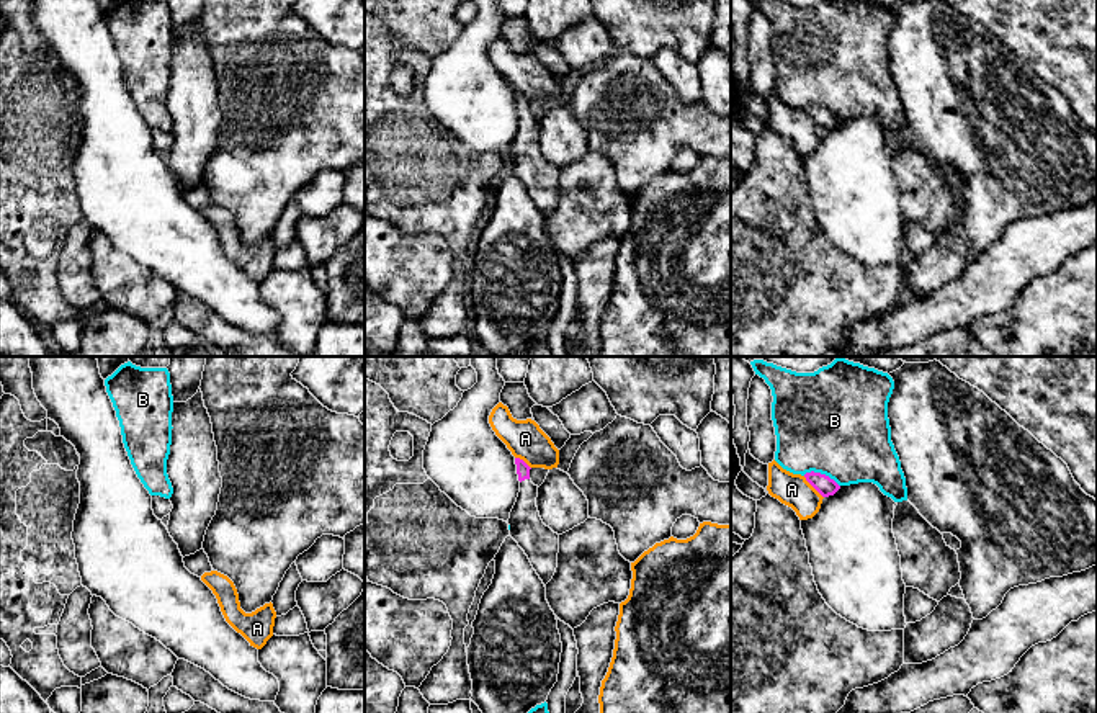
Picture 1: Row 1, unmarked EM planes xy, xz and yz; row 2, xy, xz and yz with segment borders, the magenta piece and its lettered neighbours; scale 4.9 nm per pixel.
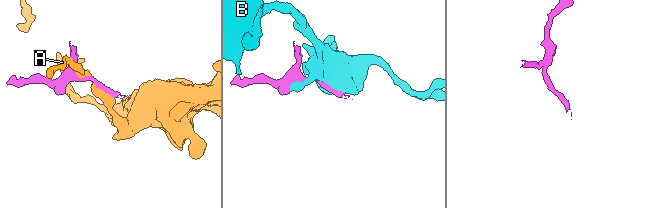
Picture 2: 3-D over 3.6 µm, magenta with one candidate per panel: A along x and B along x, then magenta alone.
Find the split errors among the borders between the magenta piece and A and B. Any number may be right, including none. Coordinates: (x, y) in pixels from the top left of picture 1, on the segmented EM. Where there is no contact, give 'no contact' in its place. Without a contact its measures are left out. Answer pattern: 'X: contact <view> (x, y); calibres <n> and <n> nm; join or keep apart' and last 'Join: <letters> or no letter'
A: contact yz (813, 486); calibres 90 and 160 nm; keep apart
B: contact yz (819, 473); calibres 90 and 500 nm; keep apart
Join: no letter

